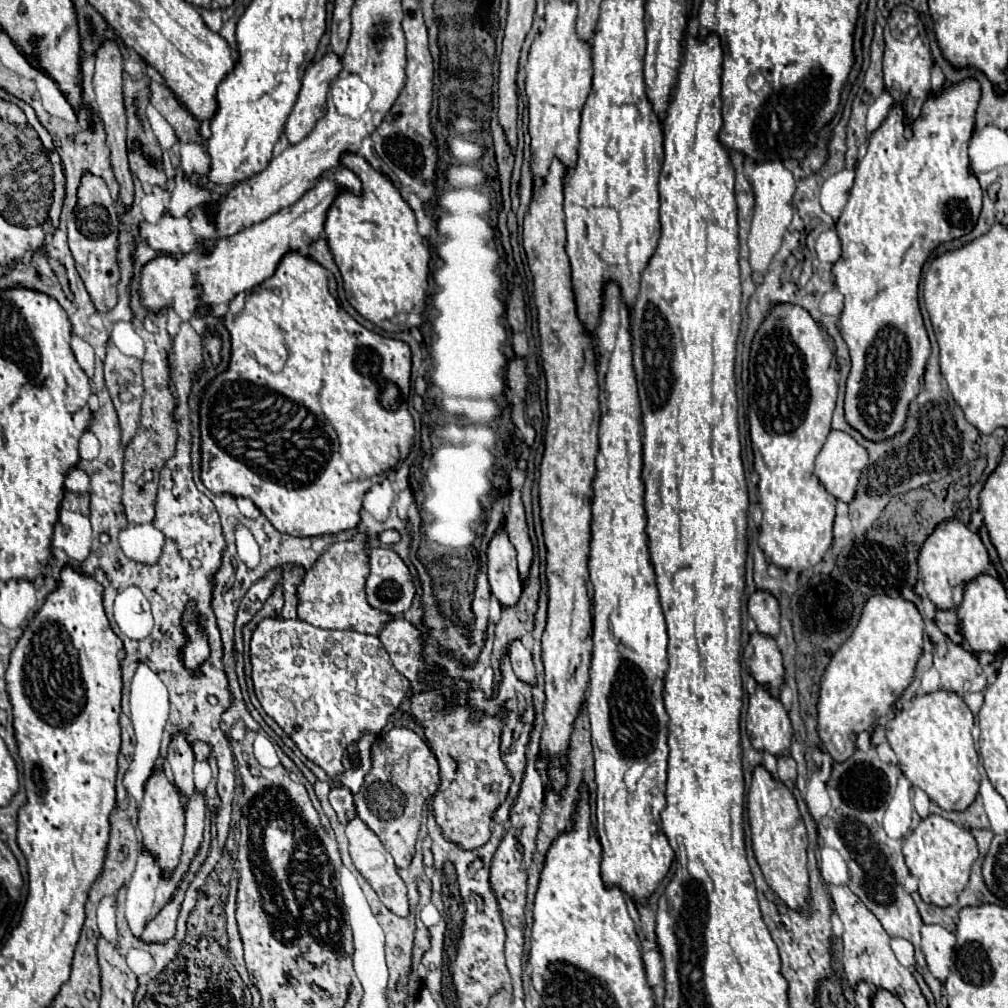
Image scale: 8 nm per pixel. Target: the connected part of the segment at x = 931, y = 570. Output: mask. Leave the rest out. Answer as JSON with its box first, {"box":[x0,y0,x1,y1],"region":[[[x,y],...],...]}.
{"box":[919,520,989,610],"region":[[[959,520],[941,522],[935,532],[925,540],[919,556],[919,576],[927,598],[939,610],[955,610],[963,600],[963,588],[969,580],[983,574],[989,566],[989,554],[977,532],[971,532]]]}

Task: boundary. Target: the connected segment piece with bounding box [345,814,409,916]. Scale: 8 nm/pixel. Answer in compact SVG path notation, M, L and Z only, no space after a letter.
M355 814L355 818L351 818L345 824L345 832L349 838L349 854L351 860L355 864L355 868L361 872L361 876L371 884L371 888L379 894L381 902L397 916L407 916L409 912L409 902L407 902L407 888L403 884L403 880L397 874L397 866L393 862L393 856L385 850L385 846L381 844L381 840L375 836L375 832L371 832L367 828L367 824L363 824L363 820Z

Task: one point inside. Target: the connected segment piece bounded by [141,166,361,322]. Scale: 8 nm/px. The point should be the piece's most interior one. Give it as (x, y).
(238, 263)

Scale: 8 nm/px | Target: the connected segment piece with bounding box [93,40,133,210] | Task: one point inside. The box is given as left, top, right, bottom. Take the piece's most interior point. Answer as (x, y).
(107, 81)

